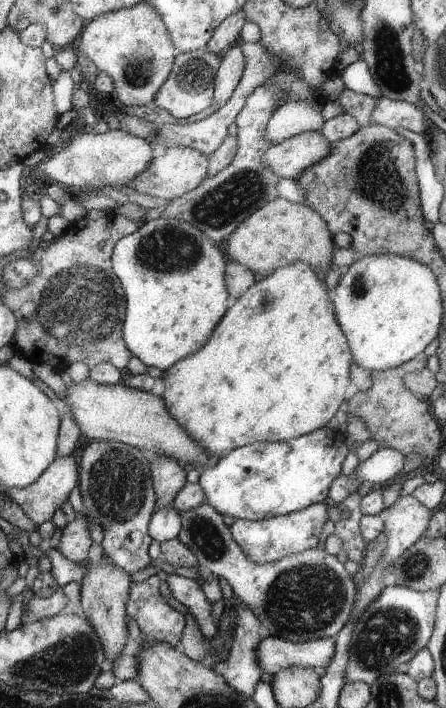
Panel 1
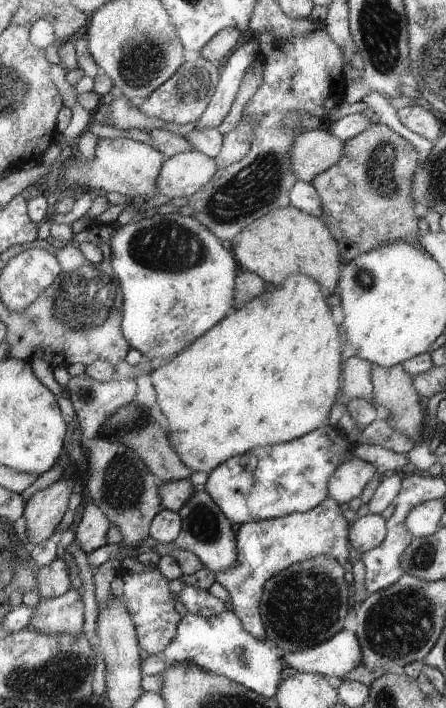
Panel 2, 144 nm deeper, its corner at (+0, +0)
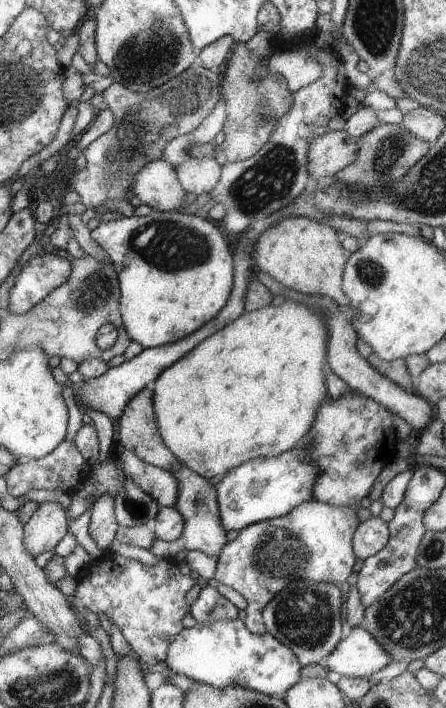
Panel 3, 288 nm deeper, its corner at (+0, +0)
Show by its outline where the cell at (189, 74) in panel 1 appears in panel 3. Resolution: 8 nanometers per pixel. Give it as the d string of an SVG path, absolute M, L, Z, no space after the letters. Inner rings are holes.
M201 64L189 68L181 76L165 82L159 88L153 88L145 94L129 92L119 82L113 82L103 94L107 110L113 112L113 126L95 138L85 150L85 168L65 176L61 182L65 190L77 192L79 202L95 214L95 210L109 200L127 200L131 190L131 180L145 164L163 160L163 148L169 140L189 134L201 126L201 122L213 112L219 104L219 76L215 70L207 70Z

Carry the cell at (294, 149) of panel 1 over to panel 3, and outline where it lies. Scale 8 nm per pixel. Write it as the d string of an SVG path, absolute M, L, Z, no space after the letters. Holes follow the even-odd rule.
M327 132L309 146L309 174L317 182L323 176L335 176L339 170L357 160L357 138L349 132Z

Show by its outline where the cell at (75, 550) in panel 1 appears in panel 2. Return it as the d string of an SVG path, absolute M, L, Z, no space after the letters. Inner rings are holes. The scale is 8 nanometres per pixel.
M95 500L85 502L85 512L83 518L75 530L75 538L83 546L83 552L89 556L93 550L105 546L105 532L111 524L107 522L105 514L99 510Z

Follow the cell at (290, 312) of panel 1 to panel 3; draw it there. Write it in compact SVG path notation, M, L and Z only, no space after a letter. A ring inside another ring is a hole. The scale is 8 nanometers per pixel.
M283 302L281 306L265 306L253 312L245 312L243 316L239 316L235 322L227 324L225 328L221 328L219 332L215 332L213 336L205 338L203 342L199 342L191 352L187 352L181 360L177 360L173 366L169 366L167 370L163 370L157 380L151 384L151 392L153 392L153 408L155 408L155 420L157 420L157 428L159 434L165 442L165 446L173 452L173 456L177 456L177 460L181 462L183 468L189 468L193 472L197 472L199 476L205 478L213 478L213 476L225 476L231 470L237 470L241 464L257 460L257 458L275 458L281 456L283 452L293 450L295 446L301 444L301 440L305 440L305 436L309 434L309 428L313 426L313 420L317 416L317 408L327 400L327 338L329 332L325 328L325 316L317 310L309 310L303 304L297 302Z

